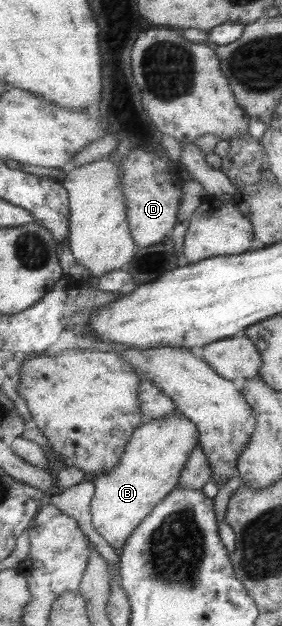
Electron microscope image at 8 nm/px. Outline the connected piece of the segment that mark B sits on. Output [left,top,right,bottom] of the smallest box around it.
[91,412,200,548]

